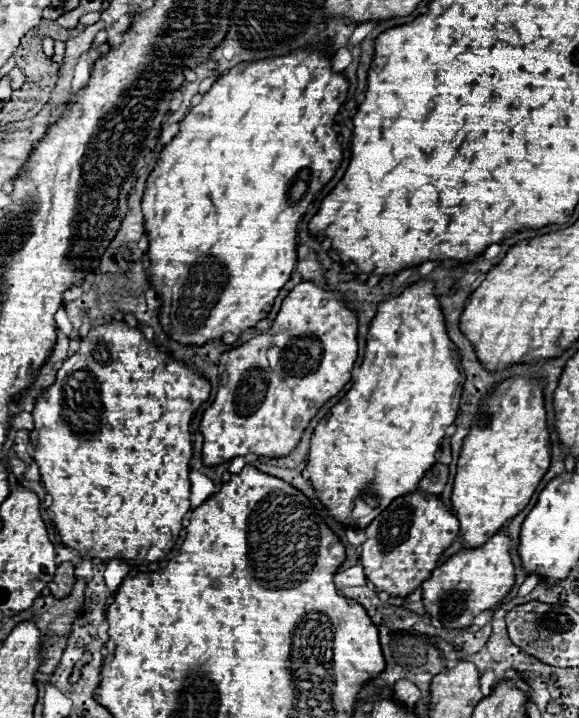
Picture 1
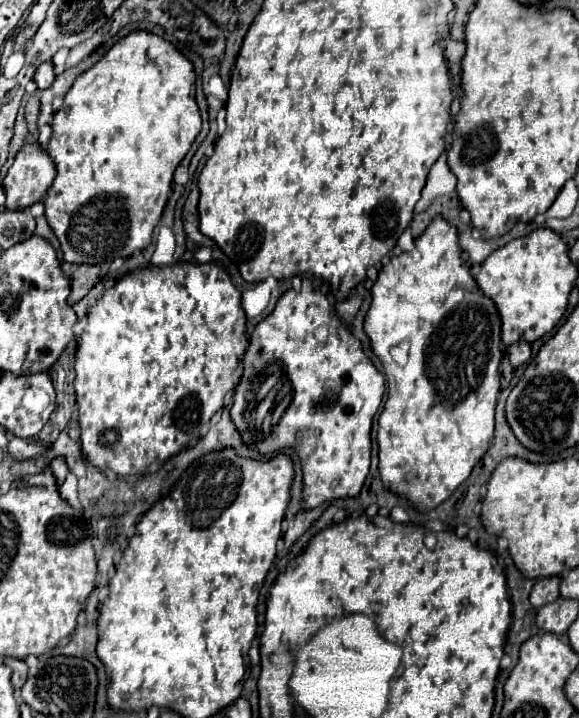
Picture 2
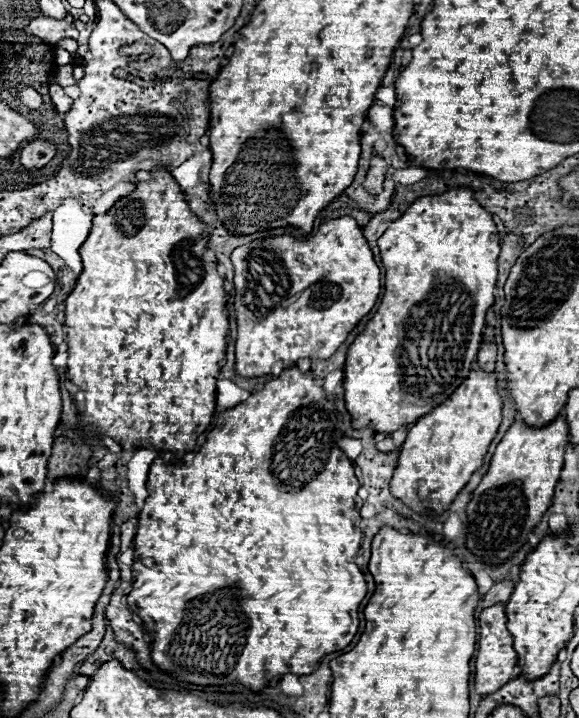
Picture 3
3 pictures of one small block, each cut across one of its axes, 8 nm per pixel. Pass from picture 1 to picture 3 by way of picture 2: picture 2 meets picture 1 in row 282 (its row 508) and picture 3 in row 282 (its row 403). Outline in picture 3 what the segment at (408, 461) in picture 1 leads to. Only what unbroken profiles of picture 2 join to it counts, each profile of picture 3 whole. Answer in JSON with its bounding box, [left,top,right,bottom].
[344,188,500,434]

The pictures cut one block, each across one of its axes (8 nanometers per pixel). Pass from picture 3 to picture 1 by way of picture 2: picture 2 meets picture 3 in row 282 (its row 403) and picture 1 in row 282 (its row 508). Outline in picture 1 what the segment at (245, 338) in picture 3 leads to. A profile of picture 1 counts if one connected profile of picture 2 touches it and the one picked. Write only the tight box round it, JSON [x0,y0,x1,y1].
[200,282,356,466]

